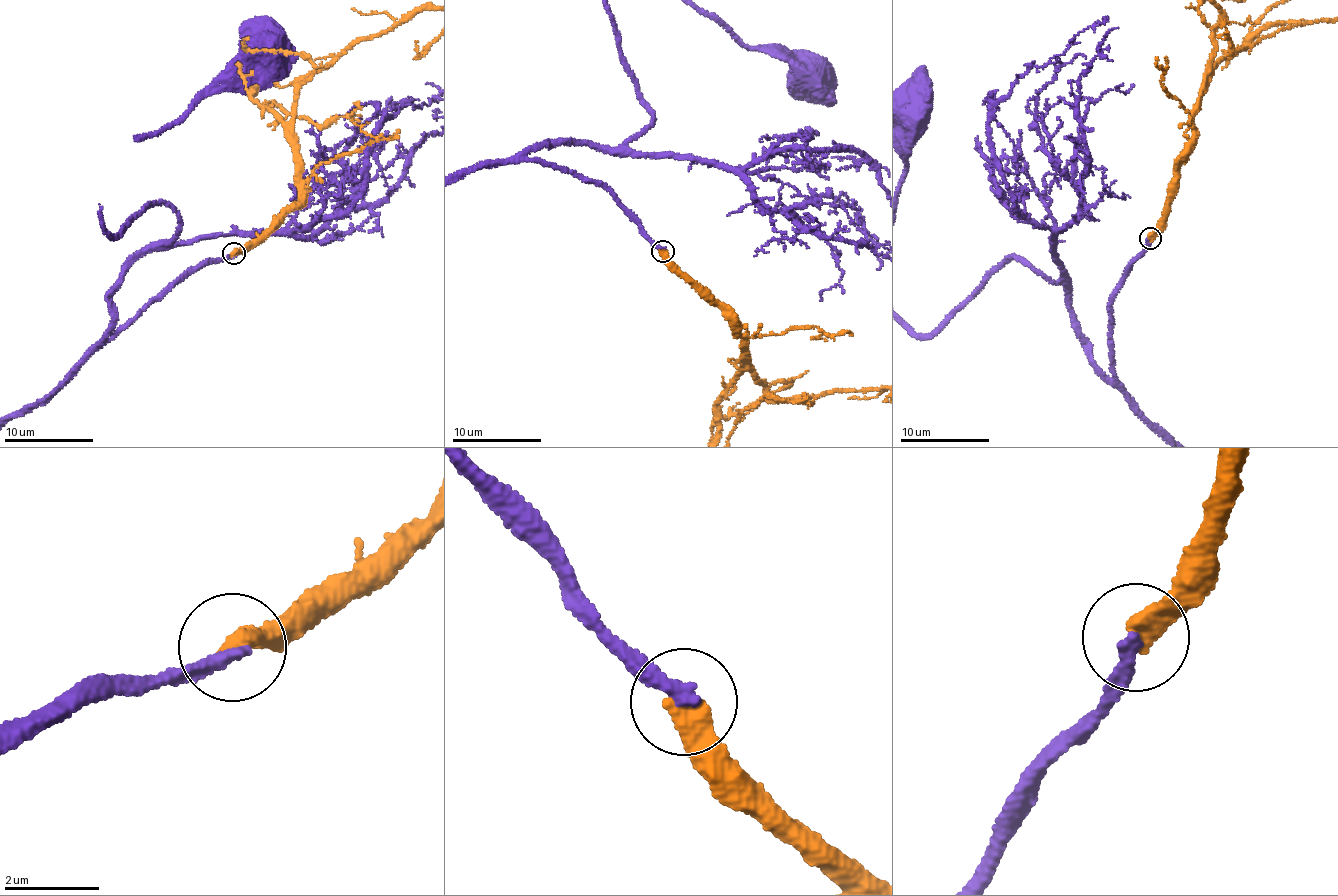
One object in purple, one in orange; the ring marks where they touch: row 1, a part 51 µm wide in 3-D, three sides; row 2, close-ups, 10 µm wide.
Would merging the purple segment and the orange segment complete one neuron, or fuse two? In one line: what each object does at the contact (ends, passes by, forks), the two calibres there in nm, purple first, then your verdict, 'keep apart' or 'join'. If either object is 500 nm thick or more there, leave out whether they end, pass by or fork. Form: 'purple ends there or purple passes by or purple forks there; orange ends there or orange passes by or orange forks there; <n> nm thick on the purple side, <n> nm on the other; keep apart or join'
purple ends there; orange ends there; 320 nm thick on the purple side, 480 nm on the other; keep apart

